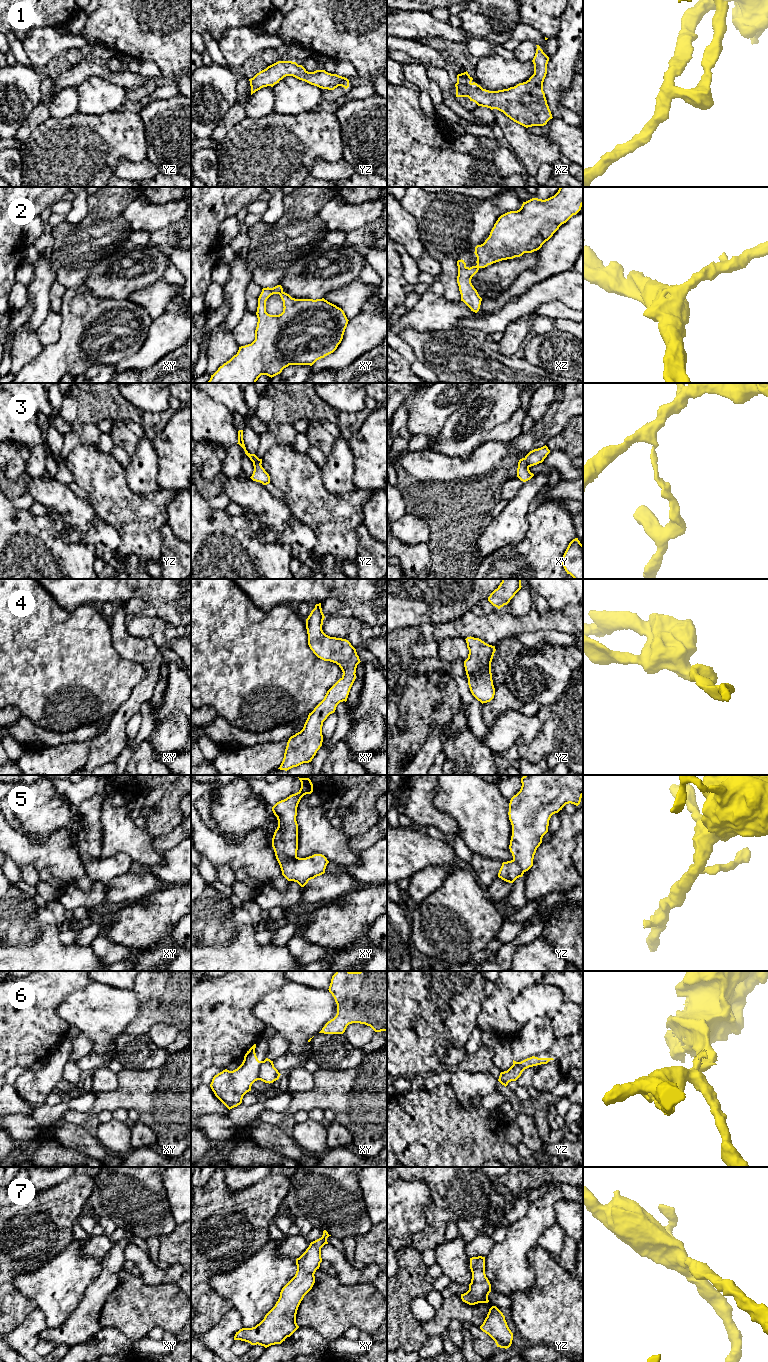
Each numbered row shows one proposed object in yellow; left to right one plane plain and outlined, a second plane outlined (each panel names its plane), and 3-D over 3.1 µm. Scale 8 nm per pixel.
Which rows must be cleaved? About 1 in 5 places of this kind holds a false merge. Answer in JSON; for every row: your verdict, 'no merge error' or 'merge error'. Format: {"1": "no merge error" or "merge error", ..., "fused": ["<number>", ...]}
{"1": "no merge error", "2": "no merge error", "3": "merge error", "4": "no merge error", "5": "no merge error", "6": "merge error", "7": "no merge error", "fused": ["3", "6"]}

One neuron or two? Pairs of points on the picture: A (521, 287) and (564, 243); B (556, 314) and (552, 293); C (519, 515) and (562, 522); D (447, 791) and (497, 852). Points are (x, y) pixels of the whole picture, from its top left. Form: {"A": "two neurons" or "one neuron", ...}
{"A": "one neuron", "B": "two neurons", "C": "two neurons", "D": "one neuron"}

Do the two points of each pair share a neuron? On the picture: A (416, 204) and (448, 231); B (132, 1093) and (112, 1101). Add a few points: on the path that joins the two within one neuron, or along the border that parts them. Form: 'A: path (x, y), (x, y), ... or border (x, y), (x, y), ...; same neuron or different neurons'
A: path (424, 207), (440, 223); same neuron
B: path (127, 1095), (117, 1099); same neuron

